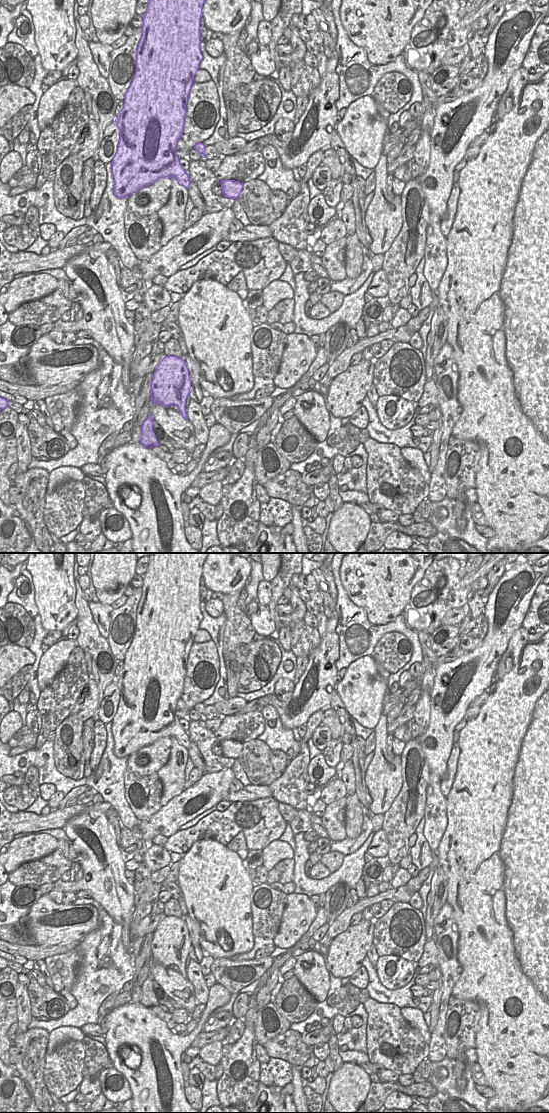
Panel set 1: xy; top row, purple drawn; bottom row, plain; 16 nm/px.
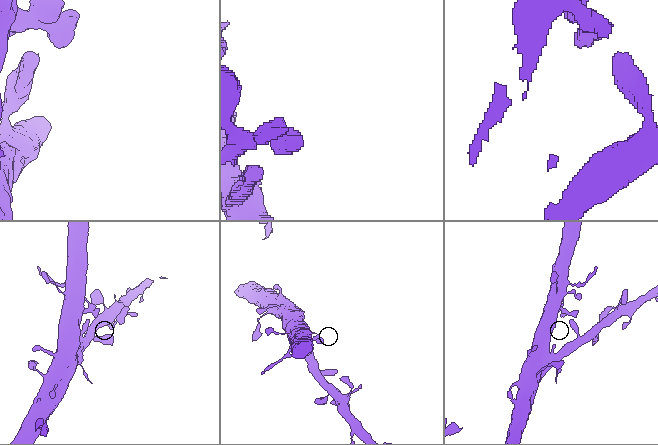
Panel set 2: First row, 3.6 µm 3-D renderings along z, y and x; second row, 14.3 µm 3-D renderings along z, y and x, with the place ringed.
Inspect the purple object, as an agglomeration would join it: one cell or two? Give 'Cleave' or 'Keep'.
Keep.

